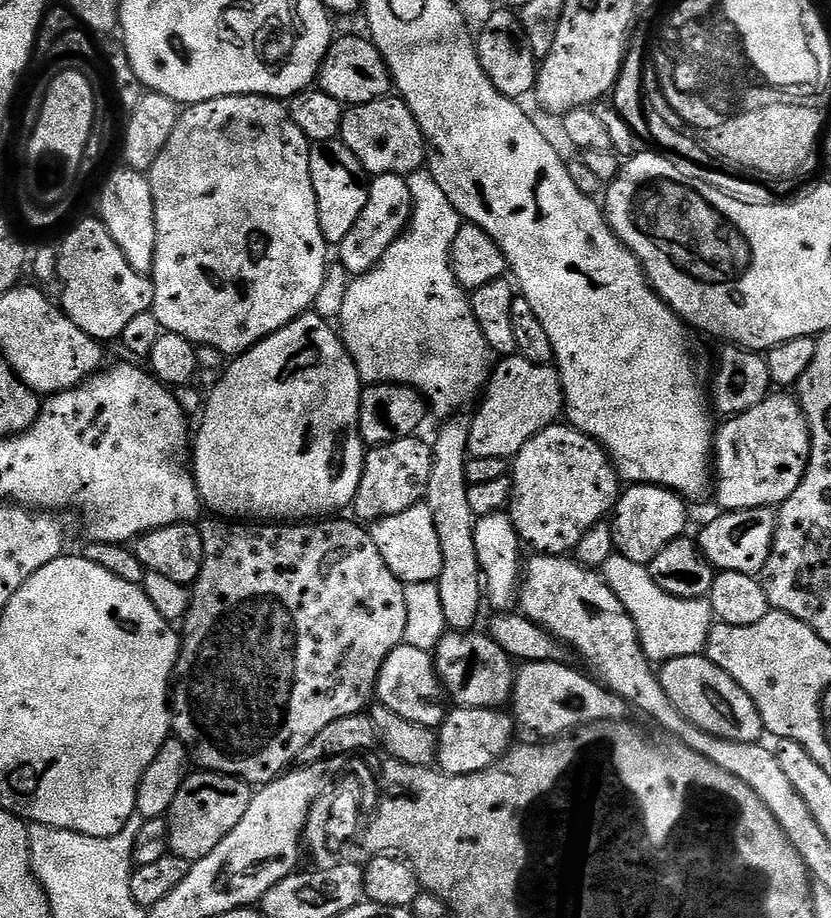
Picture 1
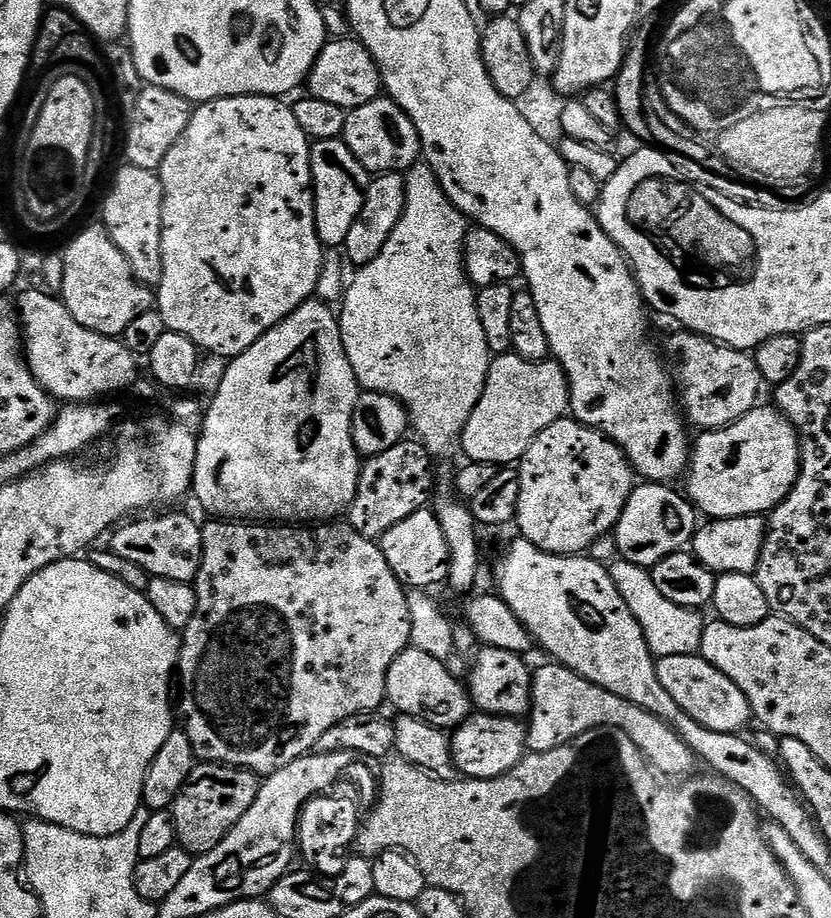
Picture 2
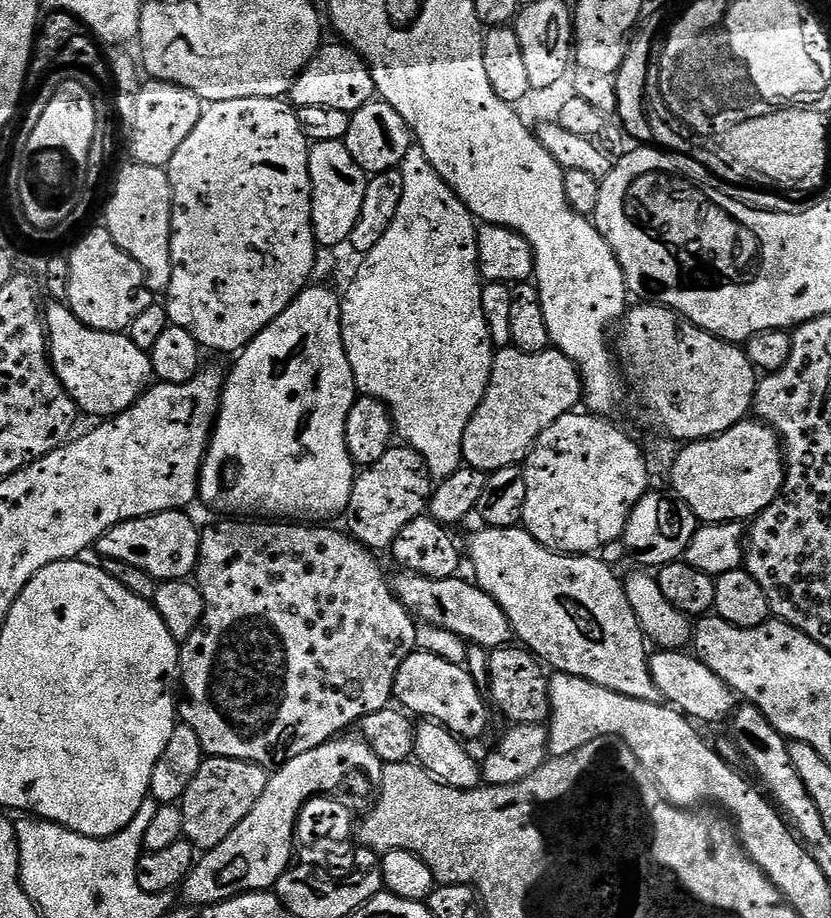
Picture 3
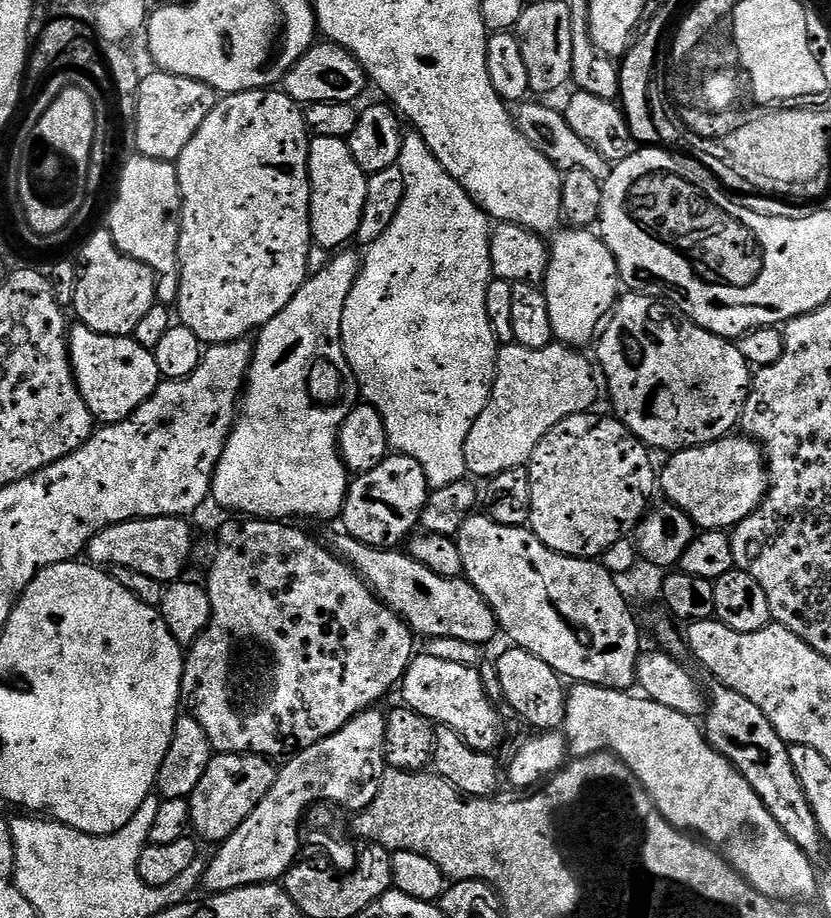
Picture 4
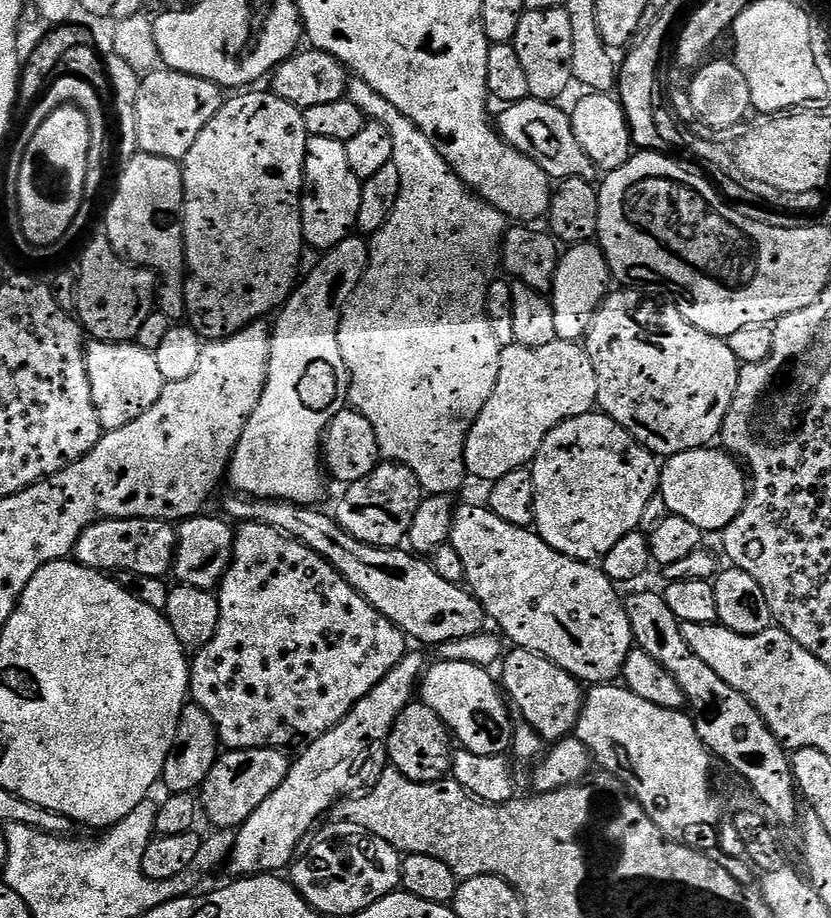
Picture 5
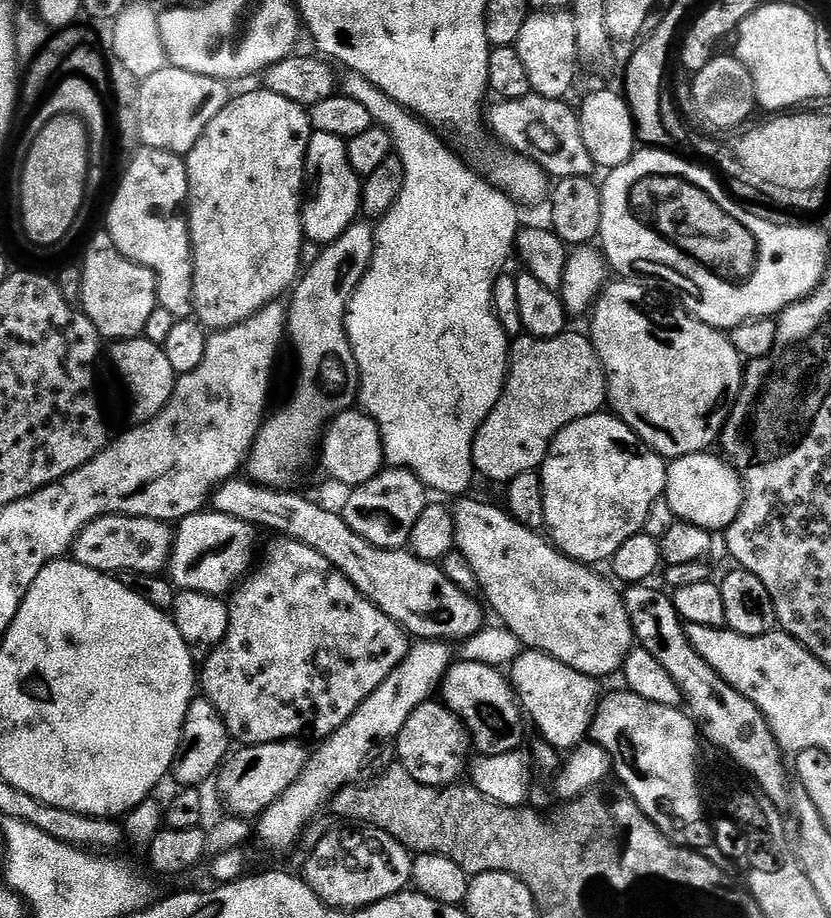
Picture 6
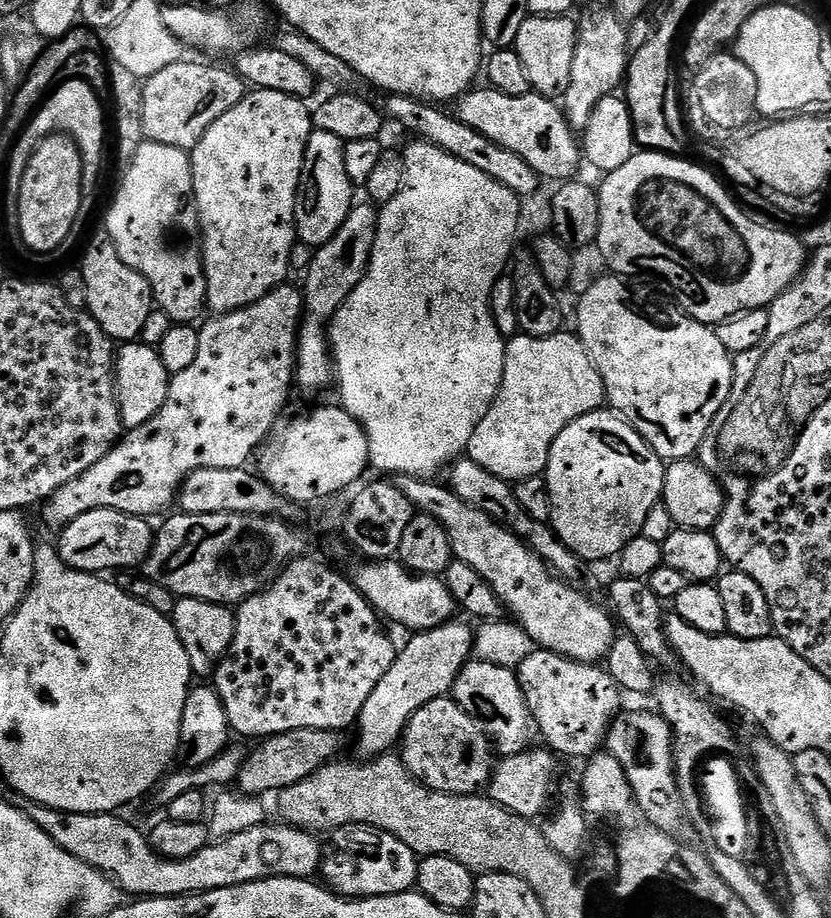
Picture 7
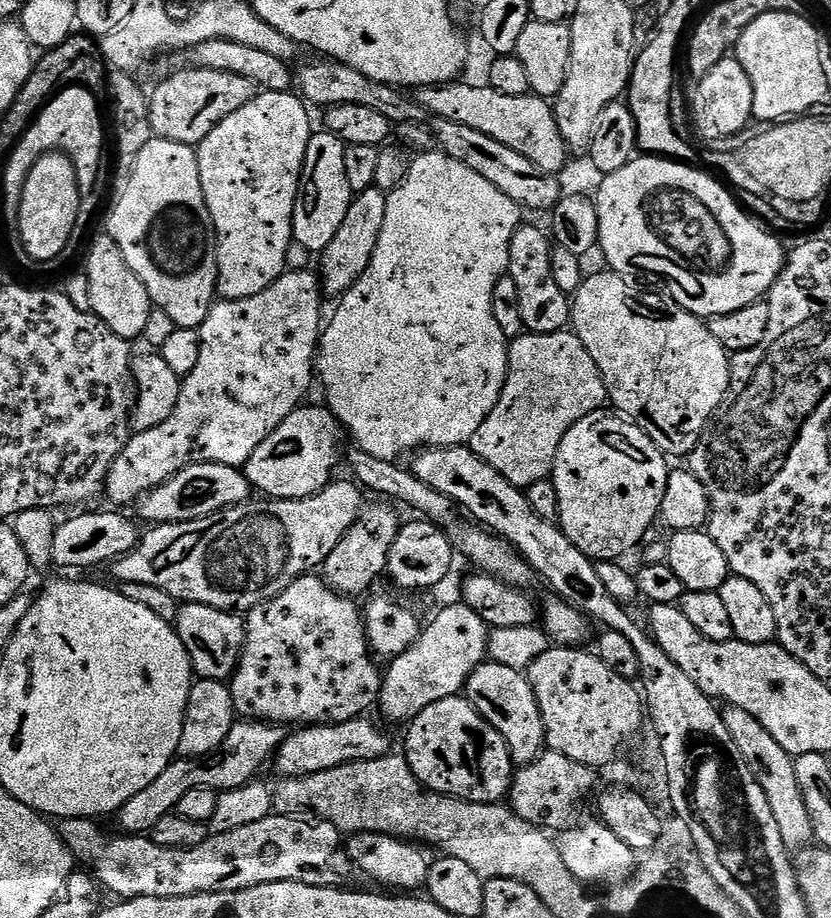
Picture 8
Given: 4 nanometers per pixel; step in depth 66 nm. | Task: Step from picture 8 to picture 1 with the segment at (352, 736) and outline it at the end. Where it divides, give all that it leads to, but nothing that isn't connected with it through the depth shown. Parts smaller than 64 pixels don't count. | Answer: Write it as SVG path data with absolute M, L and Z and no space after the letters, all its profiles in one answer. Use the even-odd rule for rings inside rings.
M192 770L185 775L182 786L166 817L168 822L168 851L173 856L189 862L206 858L246 814L246 806L252 801L253 785L240 779L239 776L227 776L225 772ZM196 771L196 772L192 772Z

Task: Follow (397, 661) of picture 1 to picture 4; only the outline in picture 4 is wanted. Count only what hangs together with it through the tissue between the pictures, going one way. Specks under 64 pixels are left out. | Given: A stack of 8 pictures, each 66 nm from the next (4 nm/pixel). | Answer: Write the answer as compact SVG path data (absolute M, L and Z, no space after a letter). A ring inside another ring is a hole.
M427 654L413 655L398 685L403 707L431 720L433 725L452 728L474 750L495 753L500 744L500 716L484 689L484 680L475 667L458 662L442 662Z

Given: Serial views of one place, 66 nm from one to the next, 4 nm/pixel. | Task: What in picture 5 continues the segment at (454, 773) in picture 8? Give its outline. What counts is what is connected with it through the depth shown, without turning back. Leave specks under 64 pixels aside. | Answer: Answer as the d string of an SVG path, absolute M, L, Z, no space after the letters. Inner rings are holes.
M413 702L406 705L402 710L402 714L398 714L396 724L392 728L392 733L388 735L389 765L414 782L435 784L436 781L445 779L445 777L449 775L452 766L453 751L454 737L448 725L444 724L442 718L440 718L434 710L430 710L430 706L426 706L419 702Z

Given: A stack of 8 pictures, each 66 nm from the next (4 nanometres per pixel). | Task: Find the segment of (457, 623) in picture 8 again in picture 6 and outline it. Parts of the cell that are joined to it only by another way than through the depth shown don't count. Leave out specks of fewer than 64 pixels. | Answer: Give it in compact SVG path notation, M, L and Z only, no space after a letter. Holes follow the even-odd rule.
M420 640L409 647L404 661L354 710L345 724L323 741L320 749L308 757L308 764L302 774L286 790L286 794L260 813L254 832L261 836L272 848L288 848L300 836L300 831L308 824L308 819L316 810L340 789L356 786L361 781L368 782L385 767L387 756L391 757L394 745L406 718L418 710L418 706L429 703L432 691L439 689L444 682L444 675L454 663L454 657L447 643L442 640Z

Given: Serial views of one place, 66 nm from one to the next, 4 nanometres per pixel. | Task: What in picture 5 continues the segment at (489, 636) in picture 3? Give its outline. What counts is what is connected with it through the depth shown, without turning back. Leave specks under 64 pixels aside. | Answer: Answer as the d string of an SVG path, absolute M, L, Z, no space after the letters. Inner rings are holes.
M232 494L232 497L225 502L224 508L229 512L227 515L233 521L265 524L310 546L310 550L314 550L319 556L326 558L326 562L330 562L330 566L334 566L334 570L338 570L338 574L342 574L342 578L346 578L346 582L350 582L350 586L354 586L354 590L358 590L358 594L362 594L362 598L366 598L366 602L370 602L370 606L374 606L374 610L378 610L388 621L396 625L405 637L412 639L413 636L414 639L421 640L424 644L439 646L449 644L451 640L481 635L483 628L480 627L486 624L486 613L471 591L467 587L446 582L446 578L442 578L442 574L438 574L427 559L413 554L411 551L402 552L403 550L399 547L376 548L374 545L367 545L366 542L352 537L339 524L335 515L328 513L327 516L326 513L319 512L321 509L316 506L295 504L285 500L257 500L255 496Z

